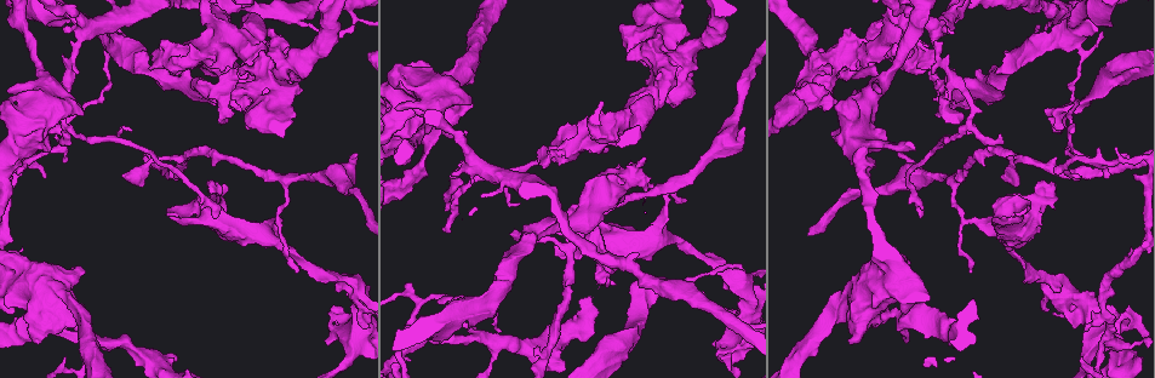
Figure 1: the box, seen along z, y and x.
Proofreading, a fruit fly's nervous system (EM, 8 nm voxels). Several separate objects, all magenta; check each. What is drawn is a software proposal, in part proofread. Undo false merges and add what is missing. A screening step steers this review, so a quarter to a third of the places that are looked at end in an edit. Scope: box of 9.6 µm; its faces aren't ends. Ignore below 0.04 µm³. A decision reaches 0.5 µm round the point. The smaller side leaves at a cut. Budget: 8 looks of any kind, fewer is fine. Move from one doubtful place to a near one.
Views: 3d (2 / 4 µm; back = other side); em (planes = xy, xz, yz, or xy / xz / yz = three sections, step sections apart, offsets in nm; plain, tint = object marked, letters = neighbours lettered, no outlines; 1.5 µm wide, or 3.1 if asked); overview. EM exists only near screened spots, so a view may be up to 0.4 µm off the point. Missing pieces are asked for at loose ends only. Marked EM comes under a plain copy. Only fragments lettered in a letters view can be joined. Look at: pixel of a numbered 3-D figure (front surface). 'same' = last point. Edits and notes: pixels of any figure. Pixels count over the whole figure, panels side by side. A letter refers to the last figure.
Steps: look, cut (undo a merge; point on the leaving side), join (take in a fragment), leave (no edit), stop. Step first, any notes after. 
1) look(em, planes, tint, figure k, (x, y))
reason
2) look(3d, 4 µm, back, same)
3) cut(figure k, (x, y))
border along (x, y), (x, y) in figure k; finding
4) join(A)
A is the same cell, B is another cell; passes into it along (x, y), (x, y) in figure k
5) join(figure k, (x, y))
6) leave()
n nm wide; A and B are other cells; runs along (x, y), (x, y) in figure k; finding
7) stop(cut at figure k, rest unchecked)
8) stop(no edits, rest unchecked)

look(em, planes, letters, figure 1, (894, 316))
sudden change in width

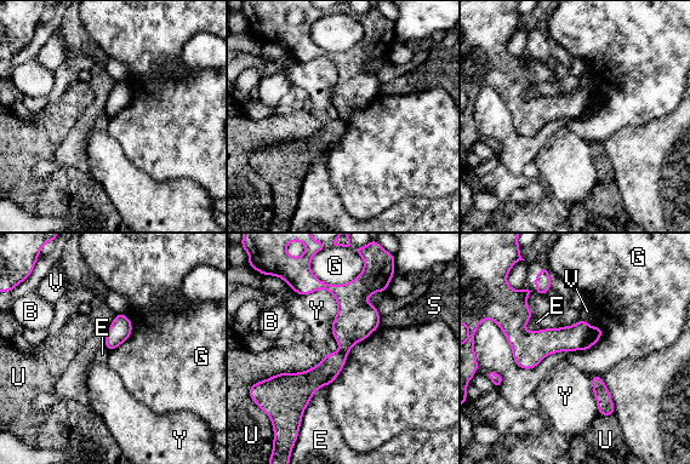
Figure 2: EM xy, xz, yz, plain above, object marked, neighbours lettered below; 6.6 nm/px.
cut(figure 2, (594, 334))
150 nm wide; B, E, G, S, U, V and Y are other cells; border along (591, 326), (580, 349) in figure 2; two neurons meet here

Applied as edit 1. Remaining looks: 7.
look(overview)
redraw

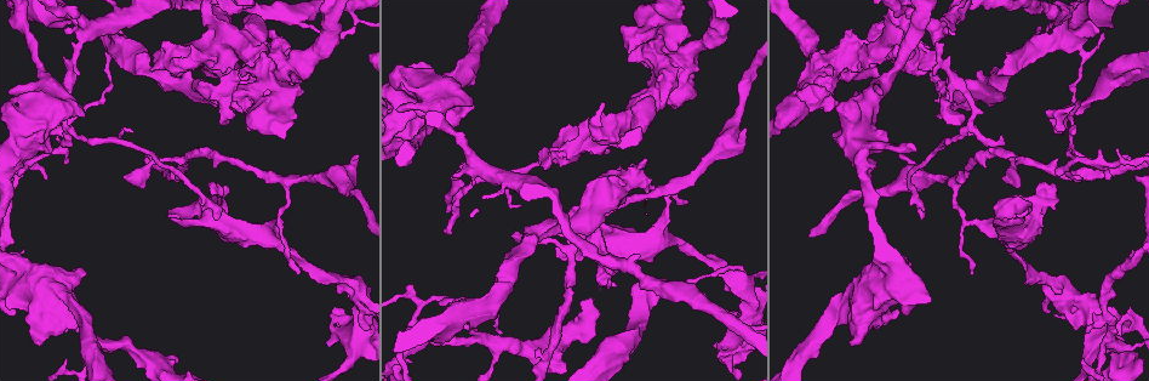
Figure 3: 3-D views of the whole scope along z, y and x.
look(em, planes, letters, figure 3, (978, 81))
free end

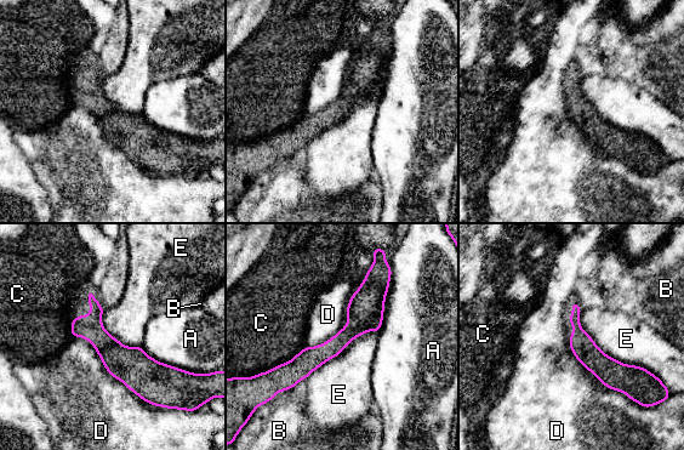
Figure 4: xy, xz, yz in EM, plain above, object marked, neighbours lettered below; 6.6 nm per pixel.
leave()
A, B, C, D and E are other cells; runs along (380, 278), (359, 322), (288, 386) in figure 4; none of them fits

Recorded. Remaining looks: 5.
look(em, yz, step 4, letters, figure 3, (212, 184))
branch stops here

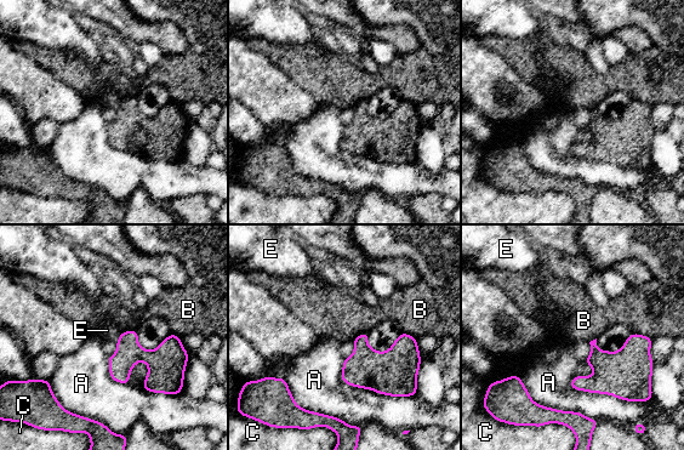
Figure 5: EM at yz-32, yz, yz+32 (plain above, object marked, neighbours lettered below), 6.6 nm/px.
look(em, planes, letters, same)

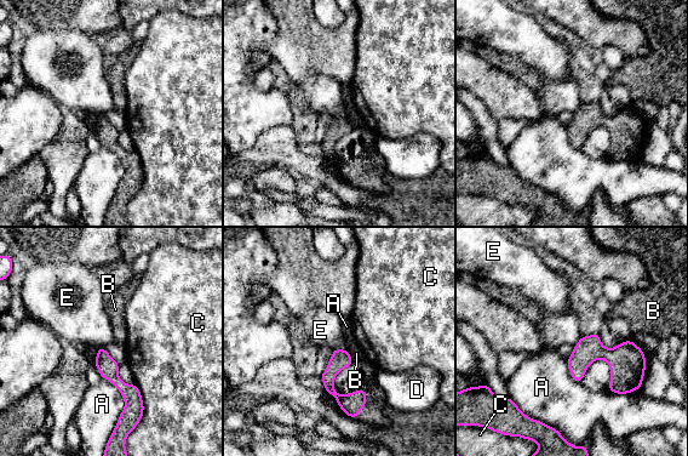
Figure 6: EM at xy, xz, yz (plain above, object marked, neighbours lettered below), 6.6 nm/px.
leave()
A, B, C, D and E are other cells; runs along (101, 351), (112, 376), (139, 406) in figure 6; none of them fits

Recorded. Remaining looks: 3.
stop(cut at figure 2, rest unchecked)

